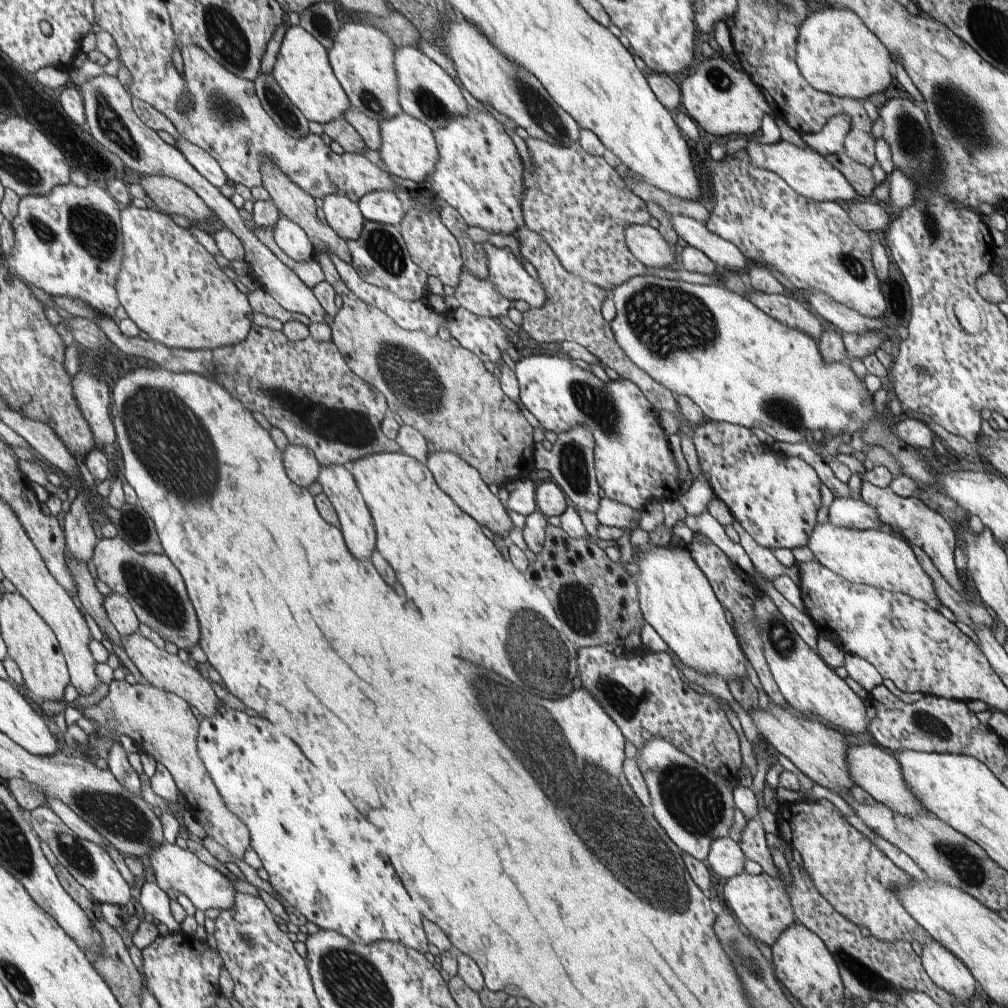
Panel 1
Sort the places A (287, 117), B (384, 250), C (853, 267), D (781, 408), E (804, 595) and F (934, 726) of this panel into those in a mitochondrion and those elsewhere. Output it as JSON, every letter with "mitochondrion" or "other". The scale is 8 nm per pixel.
{"A":"mitochondrion","B":"mitochondrion","C":"mitochondrion","D":"mitochondrion","E":"other","F":"mitochondrion"}

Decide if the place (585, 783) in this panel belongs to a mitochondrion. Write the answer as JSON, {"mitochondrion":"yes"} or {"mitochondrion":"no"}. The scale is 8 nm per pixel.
{"mitochondrion":"yes"}

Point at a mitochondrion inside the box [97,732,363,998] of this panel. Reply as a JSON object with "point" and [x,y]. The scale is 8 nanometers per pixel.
{"point":[250,945]}

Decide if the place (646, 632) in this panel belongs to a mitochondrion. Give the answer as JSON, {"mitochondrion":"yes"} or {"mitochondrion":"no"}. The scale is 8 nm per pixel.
{"mitochondrion":"no"}

